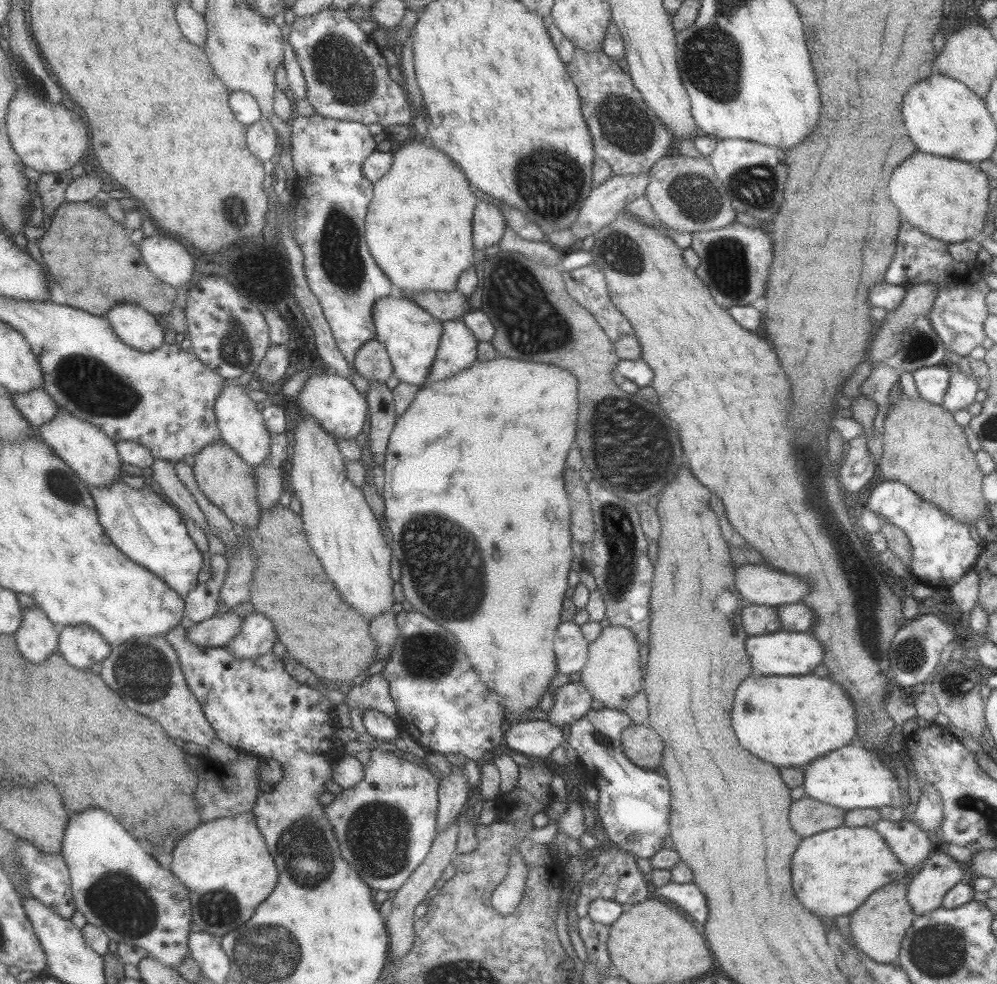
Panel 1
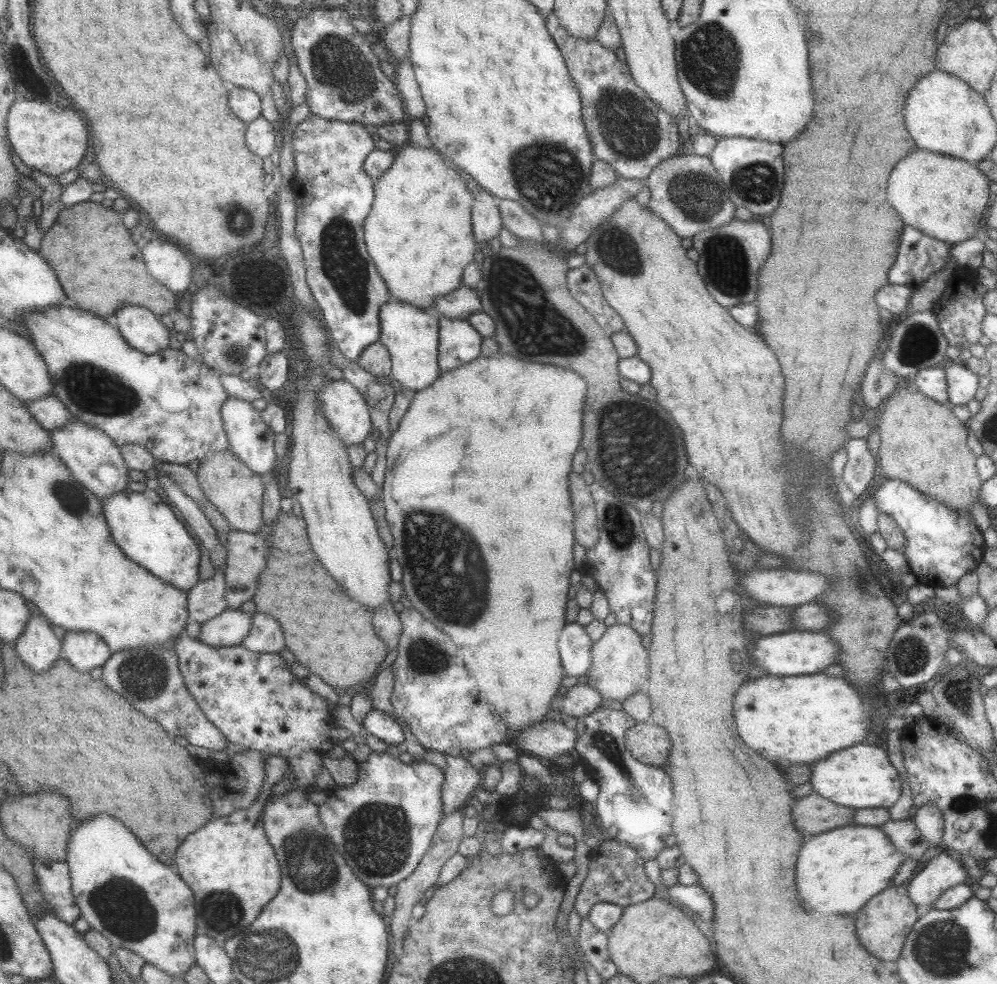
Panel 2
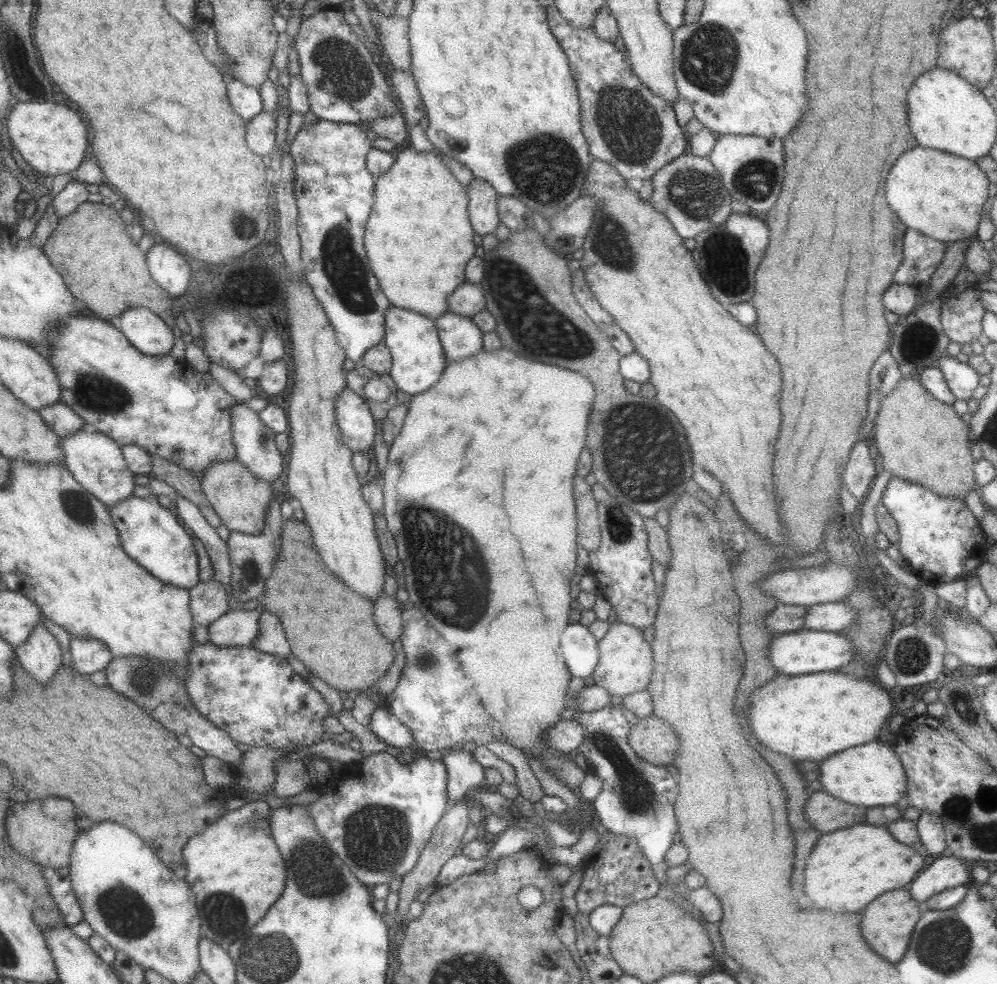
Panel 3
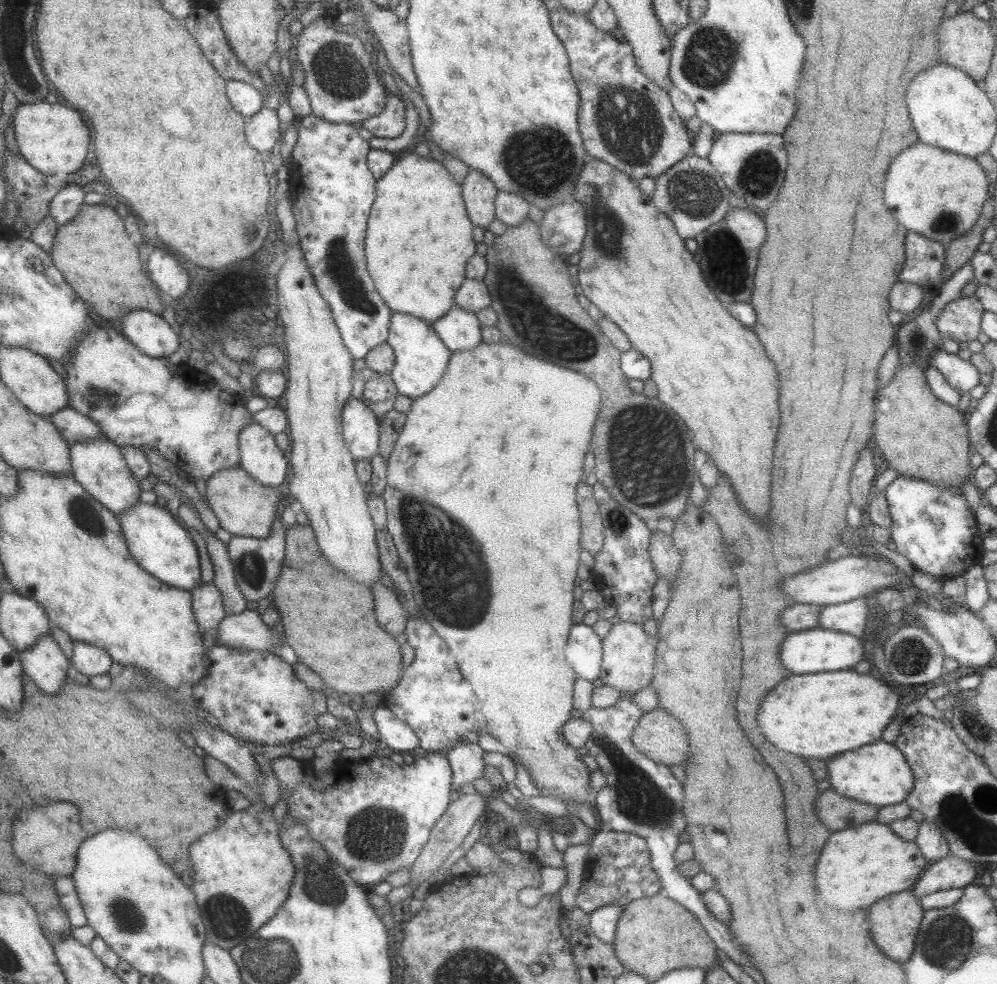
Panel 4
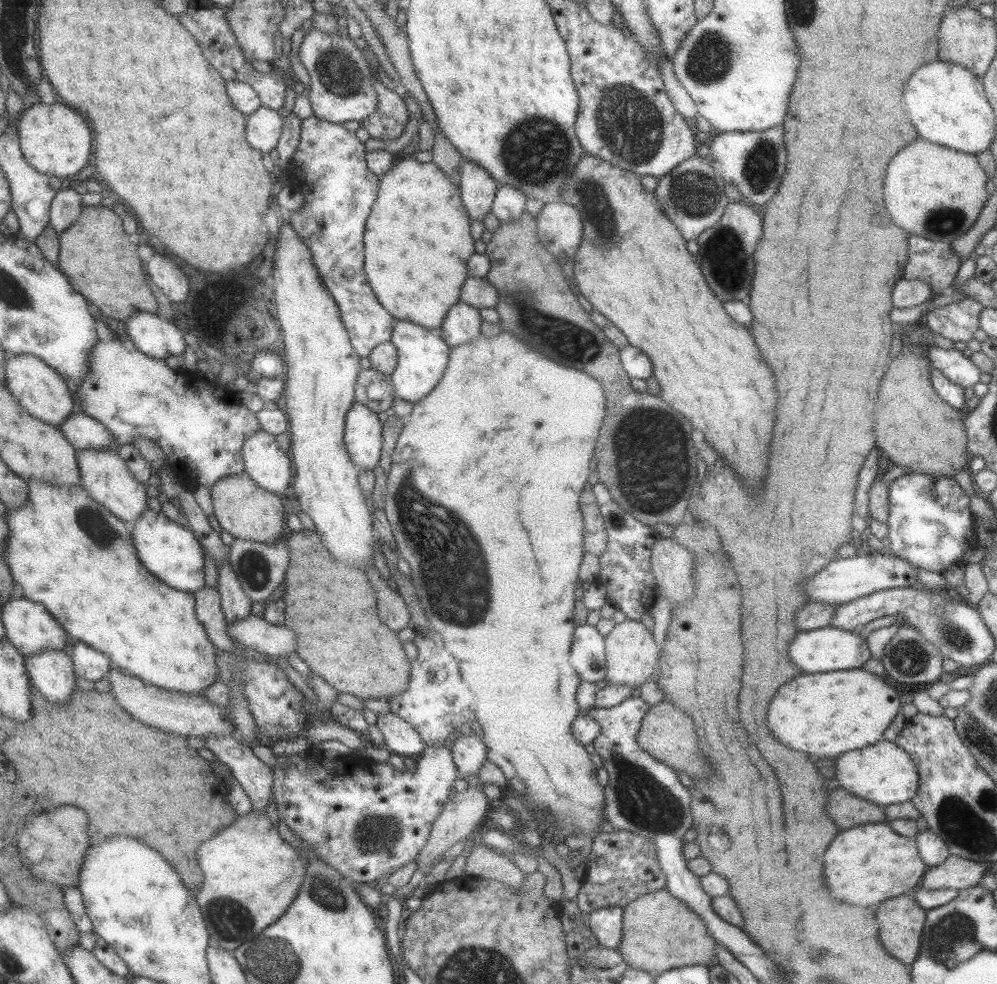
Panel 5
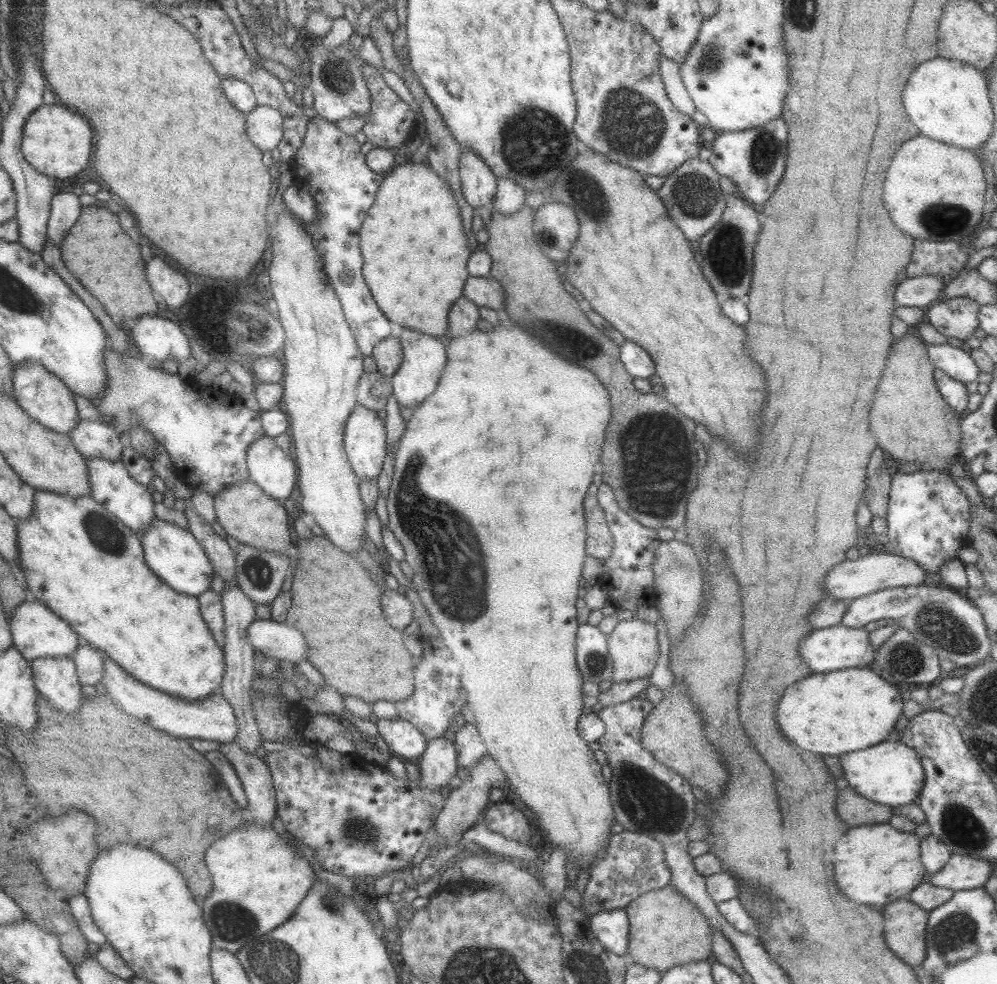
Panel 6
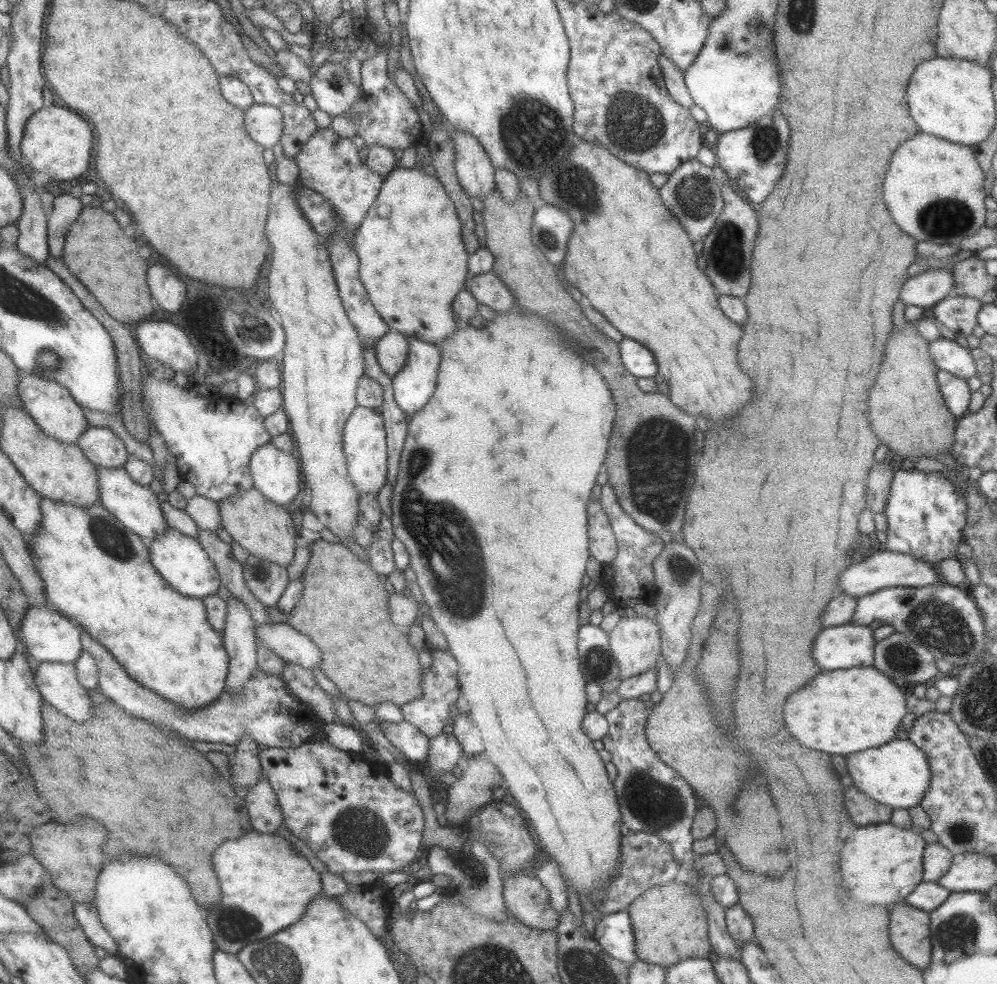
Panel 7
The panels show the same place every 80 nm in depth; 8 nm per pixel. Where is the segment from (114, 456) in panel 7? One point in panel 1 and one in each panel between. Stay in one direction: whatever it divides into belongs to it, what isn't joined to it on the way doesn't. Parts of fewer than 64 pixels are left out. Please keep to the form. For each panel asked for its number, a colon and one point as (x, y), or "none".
1: (37, 407)
2: (50, 412)
3: (59, 417)
4: (74, 427)
5: (84, 432)
6: (93, 439)

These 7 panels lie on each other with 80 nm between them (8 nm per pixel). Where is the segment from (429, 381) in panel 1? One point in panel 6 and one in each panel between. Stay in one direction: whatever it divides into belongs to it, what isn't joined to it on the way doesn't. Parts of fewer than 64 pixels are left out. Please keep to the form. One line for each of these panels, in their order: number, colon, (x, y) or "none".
2: (458, 343)
3: (459, 337)
4: (459, 330)
5: (462, 323)
6: (463, 316)

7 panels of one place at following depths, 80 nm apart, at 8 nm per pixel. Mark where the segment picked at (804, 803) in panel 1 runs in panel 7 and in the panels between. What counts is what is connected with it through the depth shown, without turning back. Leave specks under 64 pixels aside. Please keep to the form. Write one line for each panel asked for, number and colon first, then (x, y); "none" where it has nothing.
2: (812, 814)
3: (824, 813)
4: (835, 812)
5: (846, 811)
6: (853, 809)
7: (863, 810)

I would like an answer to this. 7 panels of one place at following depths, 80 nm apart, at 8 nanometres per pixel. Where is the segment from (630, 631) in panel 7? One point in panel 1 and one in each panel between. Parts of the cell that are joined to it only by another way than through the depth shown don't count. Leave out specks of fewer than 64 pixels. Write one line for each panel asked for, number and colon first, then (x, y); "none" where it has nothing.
1: (611, 674)
2: (619, 664)
3: (624, 665)
4: (628, 655)
5: (631, 655)
6: (632, 646)

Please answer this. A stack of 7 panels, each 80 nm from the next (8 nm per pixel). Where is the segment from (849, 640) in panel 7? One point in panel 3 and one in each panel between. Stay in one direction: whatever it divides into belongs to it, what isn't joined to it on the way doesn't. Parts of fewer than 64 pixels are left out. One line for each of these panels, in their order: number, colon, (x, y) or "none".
3: (803, 651)
4: (816, 649)
5: (826, 649)
6: (836, 647)

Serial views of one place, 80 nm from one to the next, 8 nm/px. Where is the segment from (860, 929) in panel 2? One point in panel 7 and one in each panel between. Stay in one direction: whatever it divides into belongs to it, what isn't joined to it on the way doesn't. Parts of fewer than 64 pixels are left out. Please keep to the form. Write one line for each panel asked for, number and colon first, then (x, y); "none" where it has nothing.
3: (886, 923)
4: (893, 921)
5: (900, 919)
6: (904, 923)
7: (908, 926)

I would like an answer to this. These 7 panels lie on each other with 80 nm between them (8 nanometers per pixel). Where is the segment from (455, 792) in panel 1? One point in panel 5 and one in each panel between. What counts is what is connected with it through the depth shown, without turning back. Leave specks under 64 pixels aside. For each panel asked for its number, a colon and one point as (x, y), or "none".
2: (460, 778)
3: (463, 773)
4: (465, 761)
5: (468, 753)

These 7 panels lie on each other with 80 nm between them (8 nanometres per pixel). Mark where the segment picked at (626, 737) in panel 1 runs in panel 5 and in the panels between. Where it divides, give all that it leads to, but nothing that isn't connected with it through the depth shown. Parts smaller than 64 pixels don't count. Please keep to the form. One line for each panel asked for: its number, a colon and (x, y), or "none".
2: (648, 743)
3: (653, 741)
4: (659, 737)
5: (667, 735)

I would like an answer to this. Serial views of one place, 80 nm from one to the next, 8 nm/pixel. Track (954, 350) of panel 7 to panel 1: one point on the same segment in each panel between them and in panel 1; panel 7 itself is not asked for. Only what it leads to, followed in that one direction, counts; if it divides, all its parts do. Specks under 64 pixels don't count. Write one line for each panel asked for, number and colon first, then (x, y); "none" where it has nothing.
1: (961, 391)
2: (961, 385)
3: (961, 379)
4: (961, 375)
5: (959, 370)
6: (957, 364)

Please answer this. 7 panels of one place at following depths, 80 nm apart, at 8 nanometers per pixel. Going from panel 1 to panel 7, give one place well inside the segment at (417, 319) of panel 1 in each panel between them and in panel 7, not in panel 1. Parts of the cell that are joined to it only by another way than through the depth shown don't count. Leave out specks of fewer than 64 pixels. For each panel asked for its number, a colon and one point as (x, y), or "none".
2: (410, 334)
3: (418, 361)
4: (420, 358)
5: (422, 355)
6: (423, 356)
7: (411, 387)

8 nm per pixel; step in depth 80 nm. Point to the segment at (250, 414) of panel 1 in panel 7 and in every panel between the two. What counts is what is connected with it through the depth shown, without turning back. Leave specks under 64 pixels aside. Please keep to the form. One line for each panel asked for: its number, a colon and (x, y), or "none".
2: (249, 438)
3: (254, 443)
4: (260, 457)
5: (265, 463)
6: (270, 468)
7: (275, 474)

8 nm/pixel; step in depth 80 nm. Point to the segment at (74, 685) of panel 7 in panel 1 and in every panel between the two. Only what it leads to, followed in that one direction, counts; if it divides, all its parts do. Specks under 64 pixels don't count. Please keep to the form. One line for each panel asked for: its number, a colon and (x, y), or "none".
1: (37, 637)
2: (37, 646)
3: (39, 654)
4: (43, 662)
5: (51, 672)
6: (56, 679)

